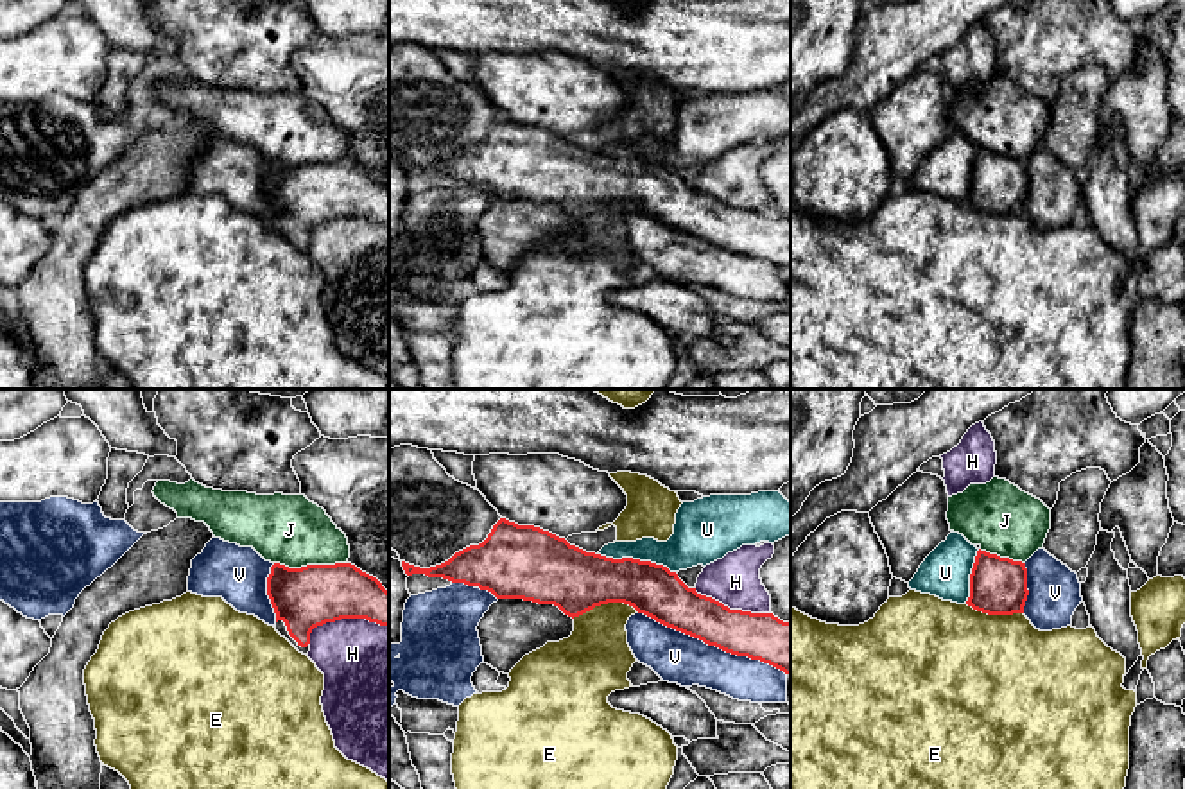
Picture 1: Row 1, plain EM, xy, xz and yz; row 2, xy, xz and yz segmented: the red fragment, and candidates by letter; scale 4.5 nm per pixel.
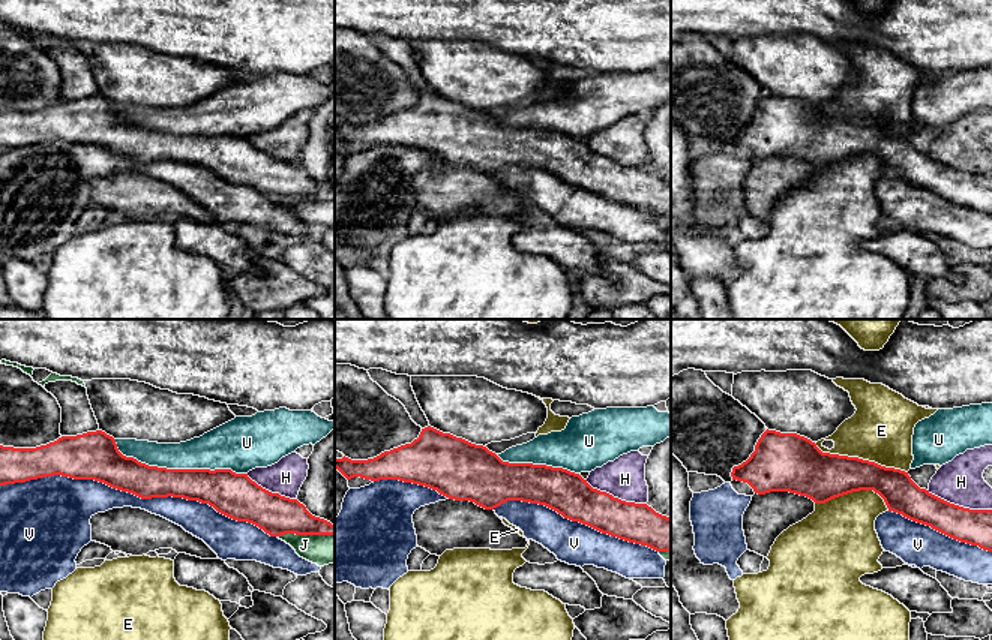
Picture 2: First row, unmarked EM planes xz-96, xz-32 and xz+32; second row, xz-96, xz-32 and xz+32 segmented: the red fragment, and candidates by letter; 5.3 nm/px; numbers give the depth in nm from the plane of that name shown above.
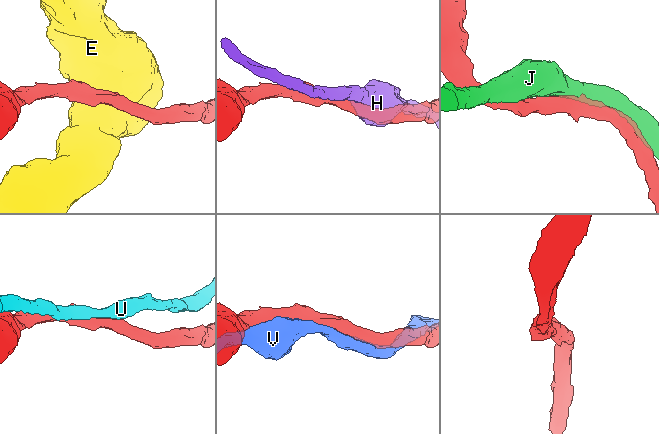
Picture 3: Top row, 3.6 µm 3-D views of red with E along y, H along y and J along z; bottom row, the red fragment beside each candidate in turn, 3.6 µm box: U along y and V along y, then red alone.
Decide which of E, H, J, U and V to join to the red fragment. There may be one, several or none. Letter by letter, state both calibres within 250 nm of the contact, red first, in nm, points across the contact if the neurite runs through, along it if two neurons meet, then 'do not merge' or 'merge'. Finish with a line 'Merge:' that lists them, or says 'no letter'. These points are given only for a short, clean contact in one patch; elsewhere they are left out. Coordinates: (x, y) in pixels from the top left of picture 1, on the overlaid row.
E: 280 nm thick on the red side, 300 nm on the other; do not merge
H: 280 nm thick on the red side, 380 nm on the other; do not merge
J: 280 nm thick on the red side, 320 nm on the other; do not merge
U: 260 nm thick on the red side, 190 nm on the other; do not merge
V: 220 nm thick on the red side, 220 nm on the other; merge
Merge: V

